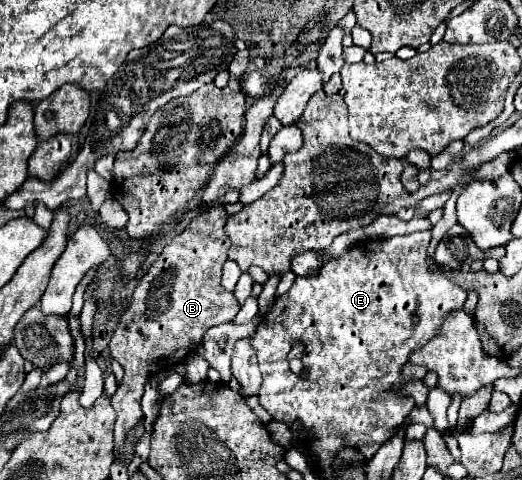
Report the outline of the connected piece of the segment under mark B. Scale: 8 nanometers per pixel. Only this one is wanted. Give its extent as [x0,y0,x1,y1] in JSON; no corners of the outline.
[109,204,239,448]

